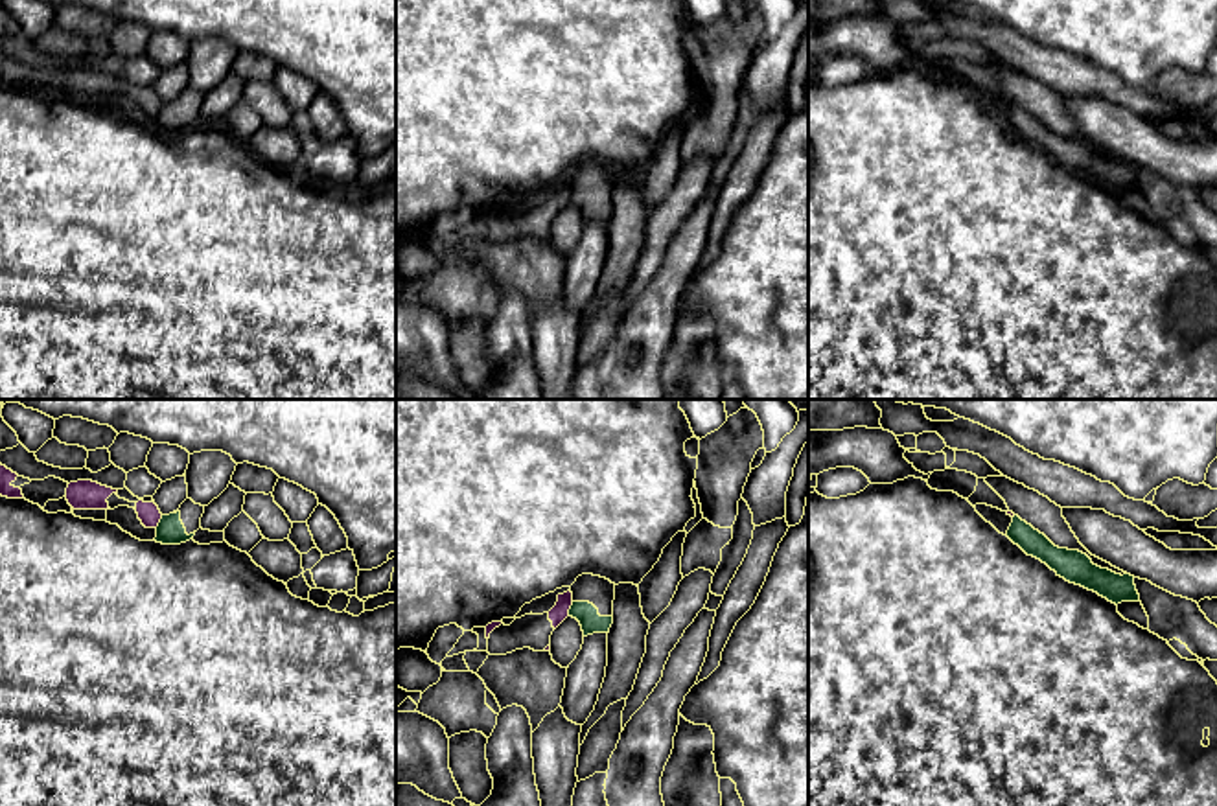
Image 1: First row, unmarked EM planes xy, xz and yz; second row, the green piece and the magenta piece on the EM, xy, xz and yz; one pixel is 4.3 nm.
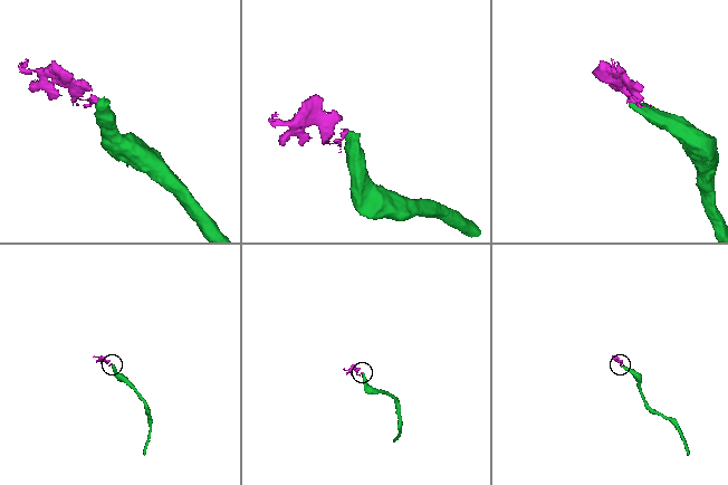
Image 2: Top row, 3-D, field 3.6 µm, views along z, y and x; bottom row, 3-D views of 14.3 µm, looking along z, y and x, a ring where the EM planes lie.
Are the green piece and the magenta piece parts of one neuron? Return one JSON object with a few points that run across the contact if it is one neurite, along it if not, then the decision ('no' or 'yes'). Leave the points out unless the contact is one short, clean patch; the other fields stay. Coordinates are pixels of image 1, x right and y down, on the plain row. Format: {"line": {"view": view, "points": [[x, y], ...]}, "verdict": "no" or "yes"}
{"line": {"view": "xz", "points": [[573, 190], [567, 203]]}, "verdict": "no"}

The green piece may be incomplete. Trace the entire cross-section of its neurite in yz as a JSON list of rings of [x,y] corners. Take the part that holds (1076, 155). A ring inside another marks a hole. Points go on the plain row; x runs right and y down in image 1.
[[[976,92],[974,96],[1000,121],[1007,123],[1027,144],[1046,151],[1051,158],[1057,160],[1057,164],[1064,166],[1066,169],[1094,178],[1116,193],[1121,190],[1140,190],[1134,164],[1121,164],[1108,156],[1101,156],[1079,138],[1055,134],[1044,121],[1035,118],[1018,103],[1011,105],[1007,99],[987,92]]]

